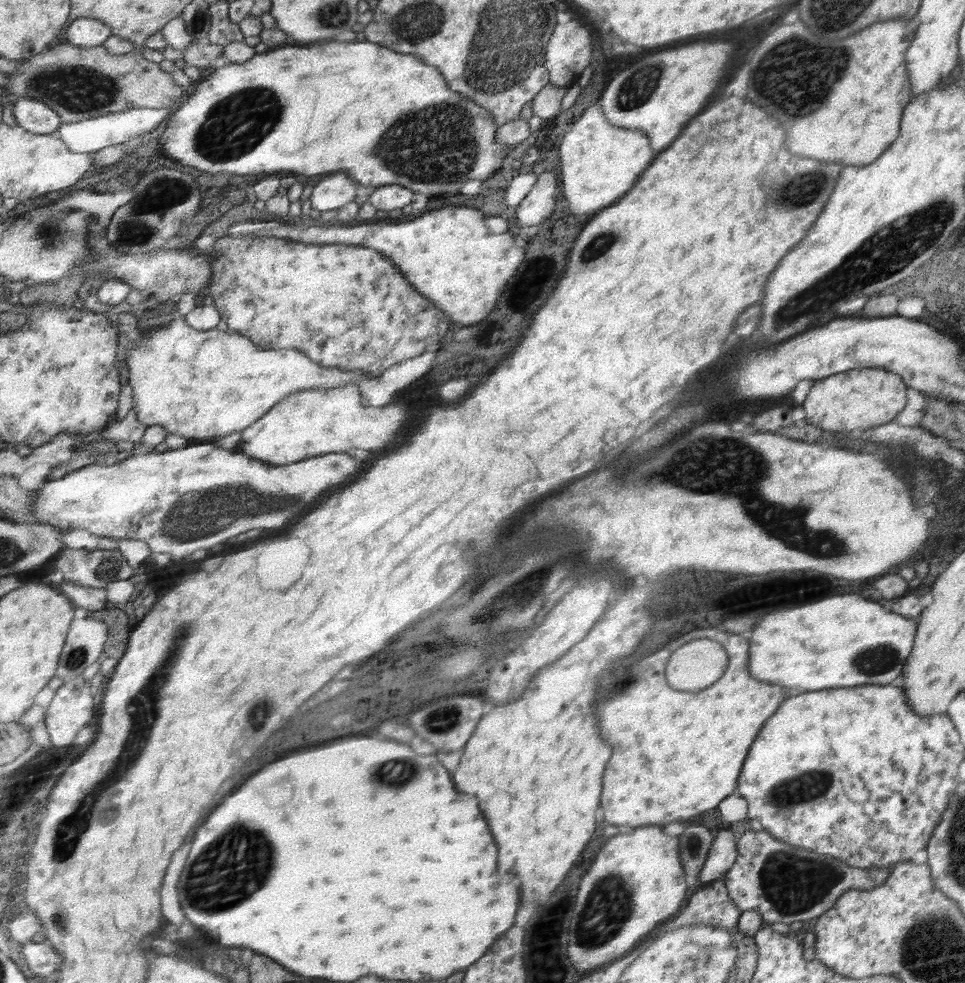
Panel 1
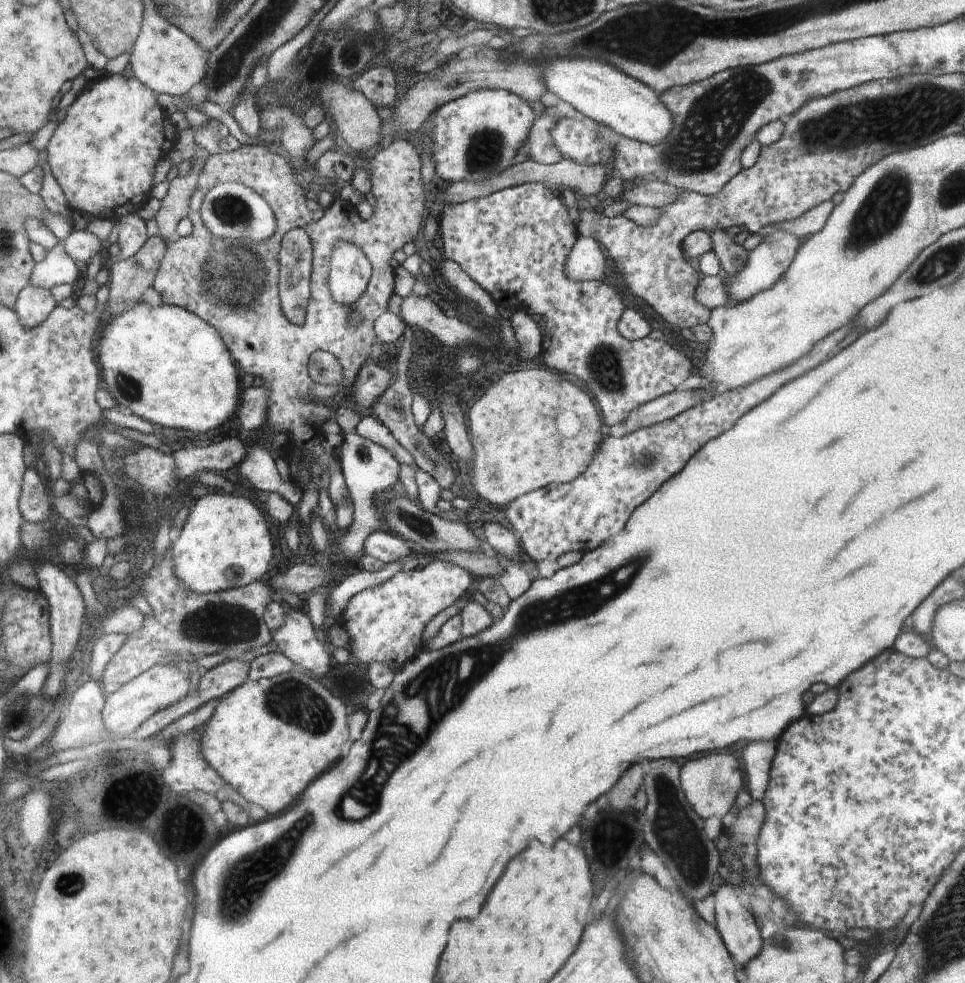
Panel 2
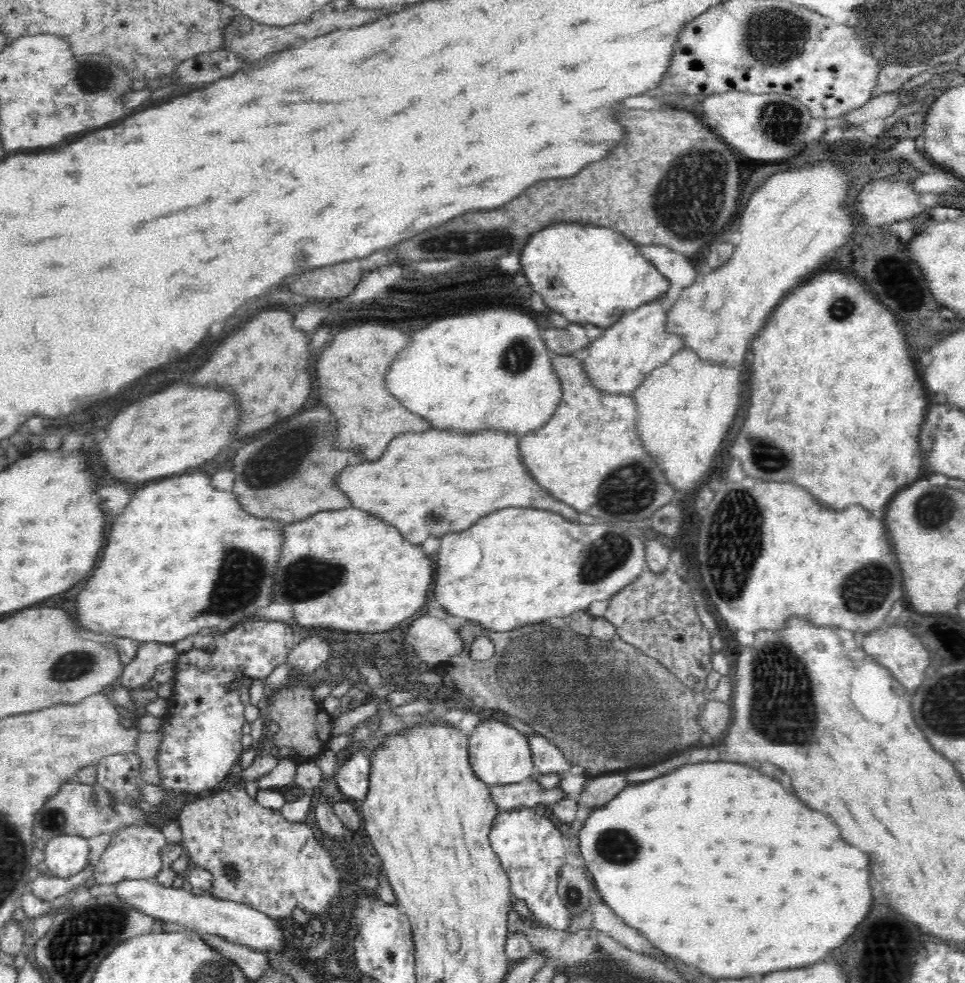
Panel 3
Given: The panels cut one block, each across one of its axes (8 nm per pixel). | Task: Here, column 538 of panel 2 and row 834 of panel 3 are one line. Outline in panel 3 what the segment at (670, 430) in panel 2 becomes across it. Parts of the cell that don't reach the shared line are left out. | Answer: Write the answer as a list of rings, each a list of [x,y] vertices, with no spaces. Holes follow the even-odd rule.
[[[522,807],[499,811],[489,832],[489,841],[510,880],[513,898],[523,900],[530,917],[537,918],[552,929],[568,929],[575,914],[564,907],[558,896],[558,880],[566,864],[563,835],[550,817],[536,814],[534,808]]]

